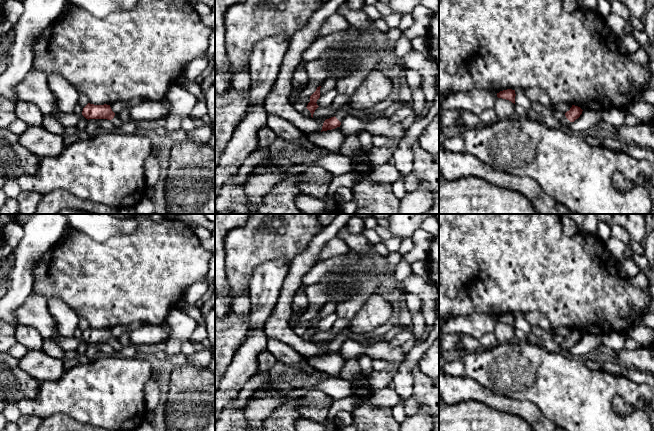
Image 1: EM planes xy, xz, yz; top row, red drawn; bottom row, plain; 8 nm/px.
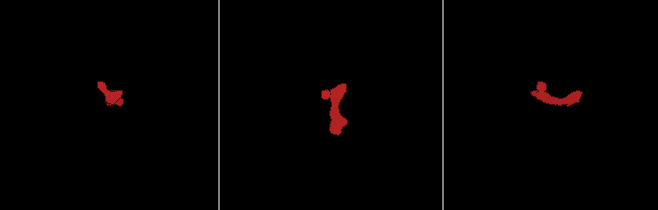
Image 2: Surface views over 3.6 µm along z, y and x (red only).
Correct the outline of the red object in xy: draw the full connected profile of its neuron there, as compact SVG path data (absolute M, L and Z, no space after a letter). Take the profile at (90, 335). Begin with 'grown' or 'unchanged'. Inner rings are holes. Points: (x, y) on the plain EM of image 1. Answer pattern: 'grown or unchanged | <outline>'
grown | M88 327L82 335L82 339L86 343L107 343L111 344L115 351L119 351L123 348L120 341L116 339L110 329L94 329Z

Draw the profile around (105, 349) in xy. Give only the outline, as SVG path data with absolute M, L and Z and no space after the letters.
M101 343L98 345L100 355L115 355L115 350L111 344Z

